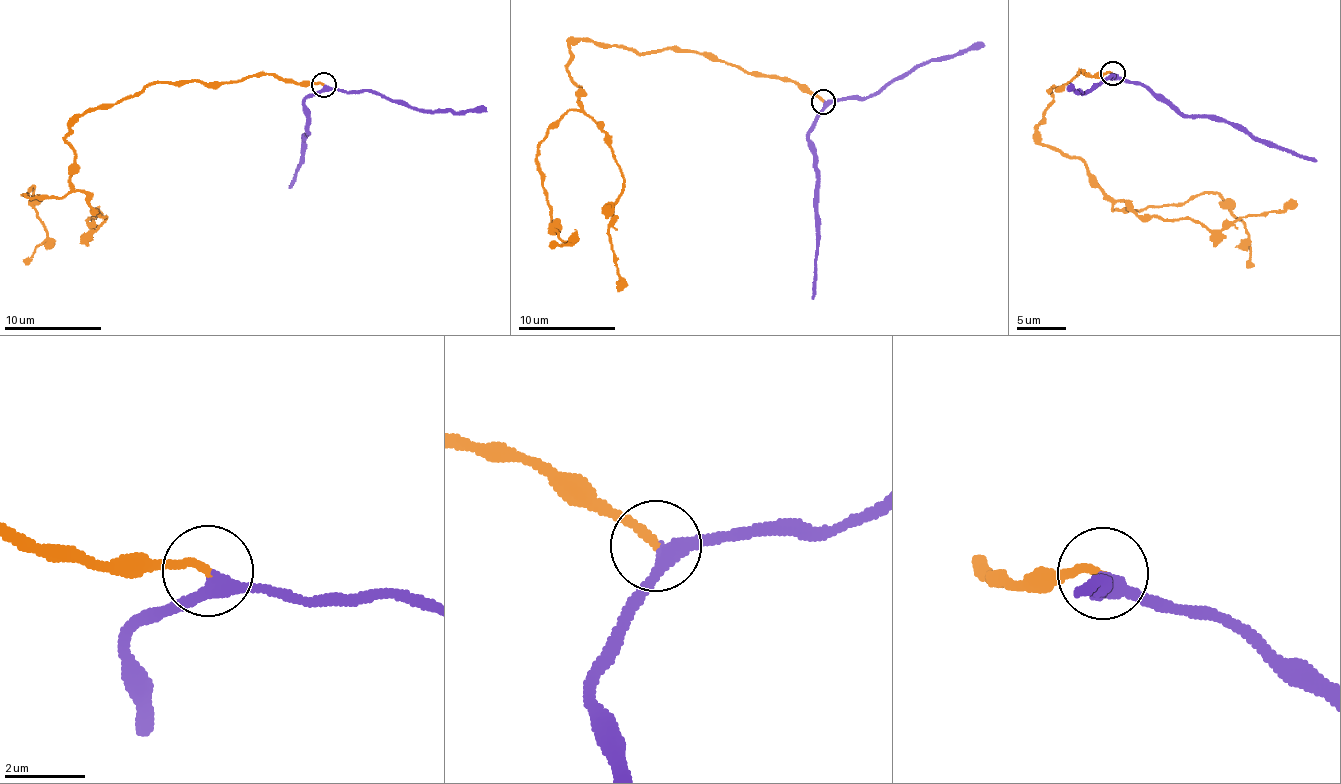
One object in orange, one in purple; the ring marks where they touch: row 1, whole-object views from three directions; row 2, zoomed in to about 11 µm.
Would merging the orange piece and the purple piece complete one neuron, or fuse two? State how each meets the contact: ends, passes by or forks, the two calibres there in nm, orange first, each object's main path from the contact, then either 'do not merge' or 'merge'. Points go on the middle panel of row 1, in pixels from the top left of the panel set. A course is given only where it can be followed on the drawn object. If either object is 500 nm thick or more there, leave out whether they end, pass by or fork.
orange ends | purple passes by | 200/320 nm | orange via (824, 102), (698, 53), (577, 41), (566, 66), (580, 108), (539, 146), (550, 215), (570, 243), (551, 240) | purple via (824, 102), (808, 140), (815, 173), (817, 237), (816, 293), (811, 298) | merge

